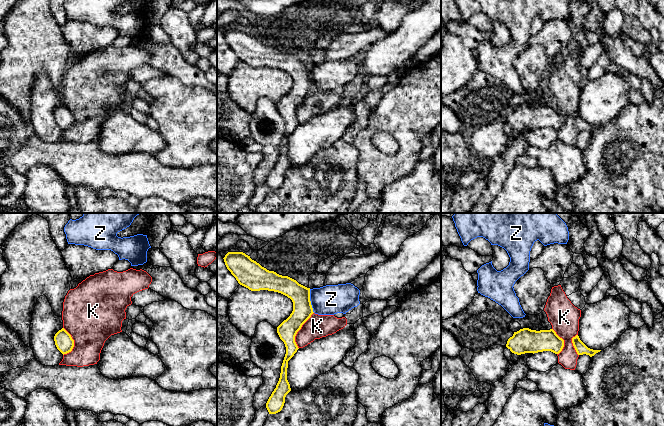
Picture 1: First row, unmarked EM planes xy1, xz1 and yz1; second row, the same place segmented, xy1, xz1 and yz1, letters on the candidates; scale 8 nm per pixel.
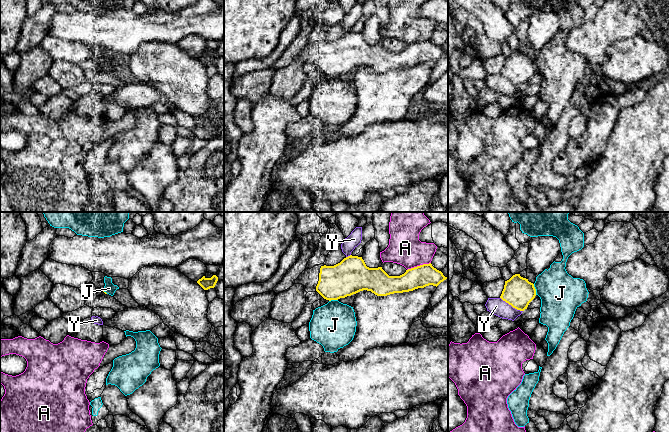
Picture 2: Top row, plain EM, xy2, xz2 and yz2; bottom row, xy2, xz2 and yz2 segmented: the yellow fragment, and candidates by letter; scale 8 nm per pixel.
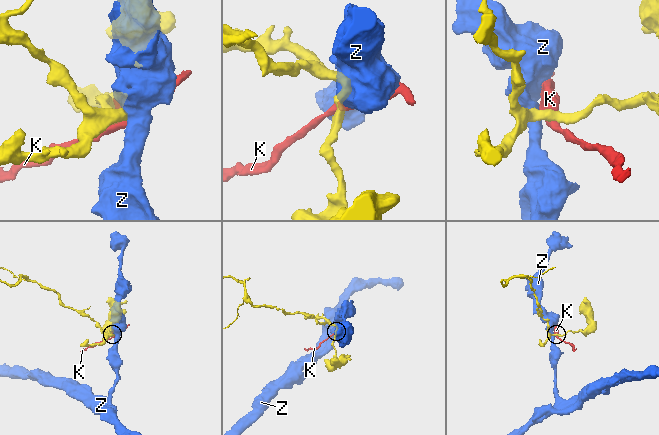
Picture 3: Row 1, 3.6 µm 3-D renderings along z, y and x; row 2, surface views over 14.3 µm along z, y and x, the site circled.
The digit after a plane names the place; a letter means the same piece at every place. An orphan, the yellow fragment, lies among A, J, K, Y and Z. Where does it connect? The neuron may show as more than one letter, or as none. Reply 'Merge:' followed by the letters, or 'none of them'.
Merge: none of them

